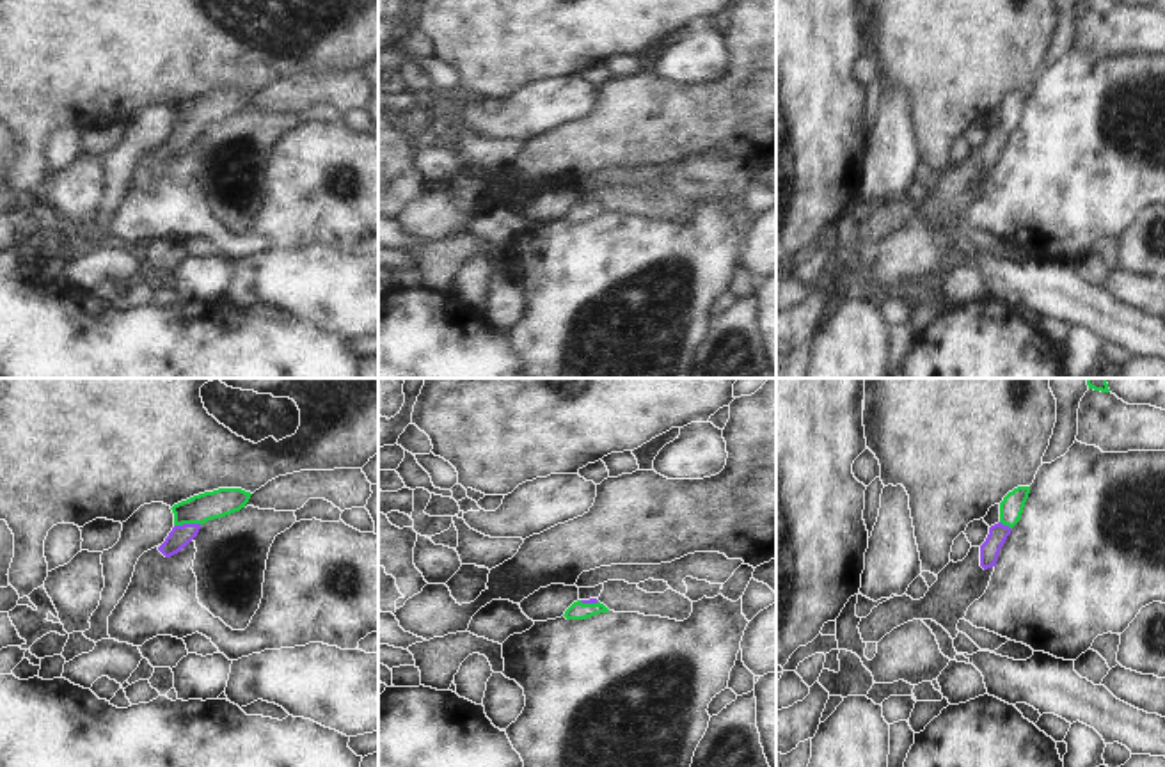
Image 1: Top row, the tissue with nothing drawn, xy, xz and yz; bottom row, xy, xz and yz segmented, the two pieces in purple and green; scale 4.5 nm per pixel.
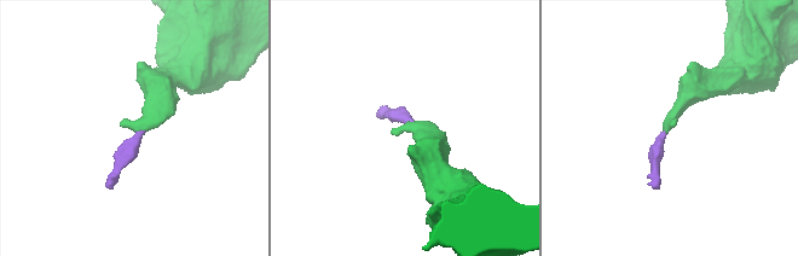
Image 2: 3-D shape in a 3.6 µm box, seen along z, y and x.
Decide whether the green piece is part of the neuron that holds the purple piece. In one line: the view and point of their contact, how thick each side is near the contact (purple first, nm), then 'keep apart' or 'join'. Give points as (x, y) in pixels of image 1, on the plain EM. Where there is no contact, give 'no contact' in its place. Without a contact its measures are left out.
contact xy (187, 126); calibres 100 and 130 nm; join

